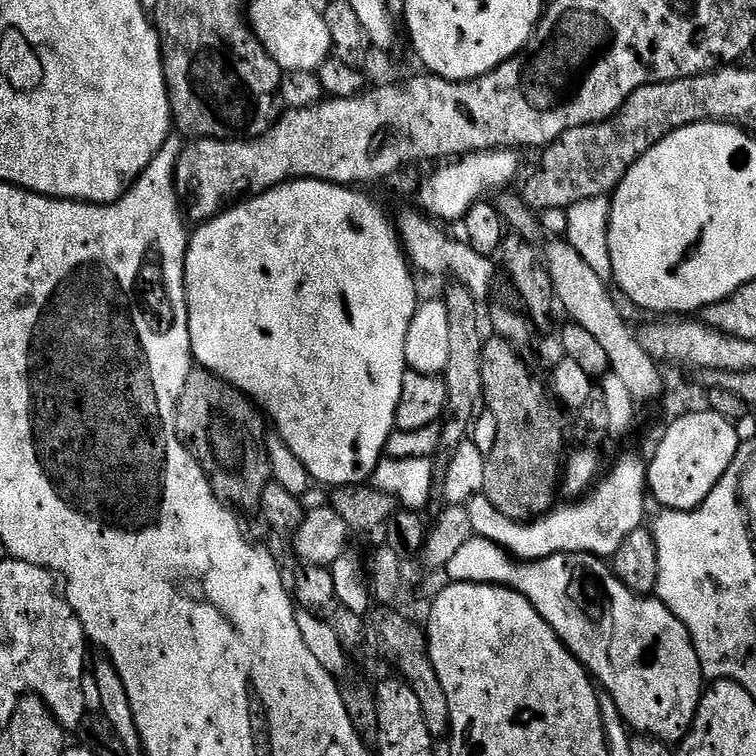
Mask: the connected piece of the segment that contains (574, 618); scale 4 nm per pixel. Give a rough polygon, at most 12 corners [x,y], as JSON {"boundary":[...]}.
{"boundary":[[473,534],[449,581],[522,594],[633,733],[676,746],[706,687],[686,626],[601,557]]}

